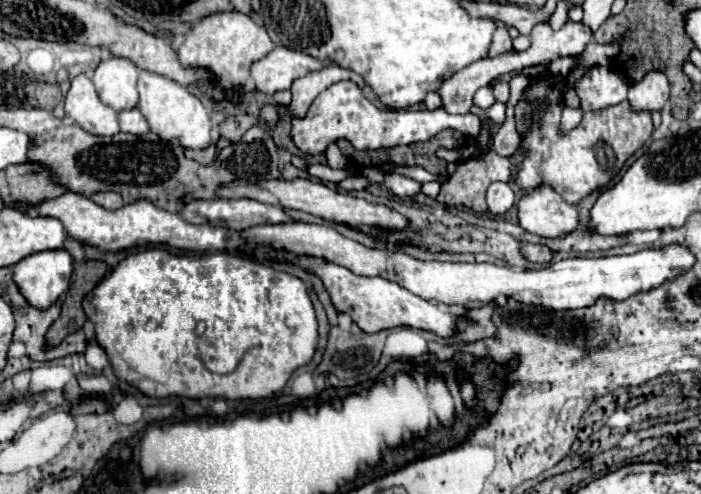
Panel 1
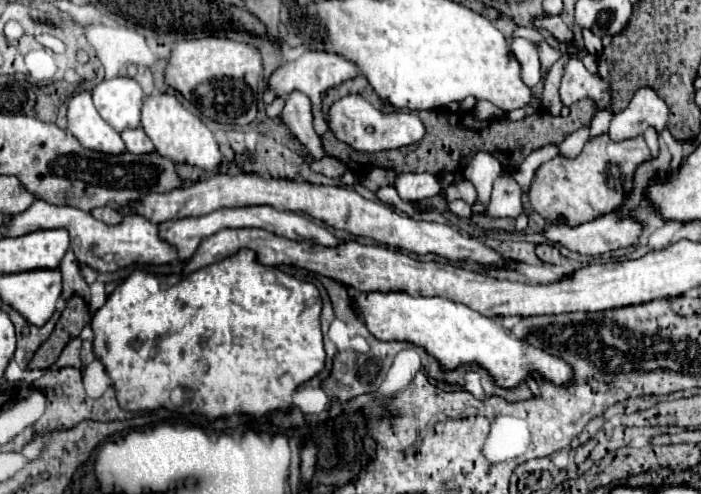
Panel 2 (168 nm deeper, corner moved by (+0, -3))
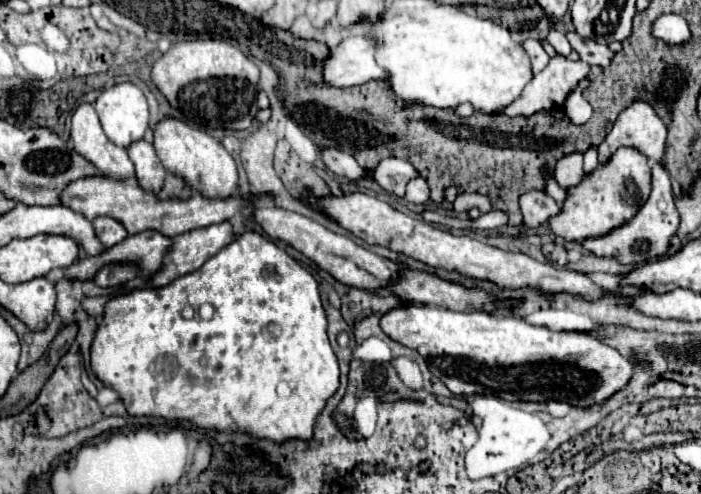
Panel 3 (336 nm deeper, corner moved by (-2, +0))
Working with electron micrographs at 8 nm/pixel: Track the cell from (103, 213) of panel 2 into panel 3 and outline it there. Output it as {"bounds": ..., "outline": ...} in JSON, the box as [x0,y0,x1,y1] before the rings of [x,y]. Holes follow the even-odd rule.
{"bounds":[92,216,128,248],"outline":[[[106,216],[94,218],[92,226],[94,226],[94,232],[96,232],[96,238],[104,244],[104,248],[112,248],[114,244],[122,242],[128,236],[126,228],[120,222],[106,218]]]}

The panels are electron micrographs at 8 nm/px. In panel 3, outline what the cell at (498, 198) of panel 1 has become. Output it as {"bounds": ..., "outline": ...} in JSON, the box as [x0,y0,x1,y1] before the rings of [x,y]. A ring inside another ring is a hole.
{"bounds":[518,190,560,228],"outline":[[[532,190],[526,192],[518,198],[522,216],[524,216],[524,224],[528,228],[540,228],[542,224],[548,224],[548,220],[556,214],[560,214],[560,204],[554,202],[554,198],[550,198],[546,192],[540,190]]]}

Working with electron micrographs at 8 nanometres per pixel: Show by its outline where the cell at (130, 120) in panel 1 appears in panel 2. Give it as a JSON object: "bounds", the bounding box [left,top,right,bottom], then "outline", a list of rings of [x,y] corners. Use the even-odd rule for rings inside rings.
{"bounds":[120,127,154,155],"outline":[[[136,127],[136,129],[130,129],[130,131],[122,131],[120,135],[122,135],[122,141],[124,141],[124,145],[126,145],[126,149],[130,153],[142,155],[142,153],[152,153],[154,151],[154,145],[150,143],[150,139],[148,139],[148,135],[144,133],[142,127]]]}

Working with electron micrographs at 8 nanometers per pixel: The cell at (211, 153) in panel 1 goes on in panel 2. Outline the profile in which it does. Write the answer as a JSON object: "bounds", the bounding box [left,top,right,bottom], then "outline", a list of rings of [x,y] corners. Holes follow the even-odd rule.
{"bounds":[176,163,204,181],"outline":[[[178,163],[178,165],[176,165],[176,171],[178,171],[178,175],[180,175],[182,179],[186,179],[186,181],[198,181],[198,179],[204,175],[202,169],[198,169],[198,167],[194,167],[194,165],[186,165],[186,163]]]}

